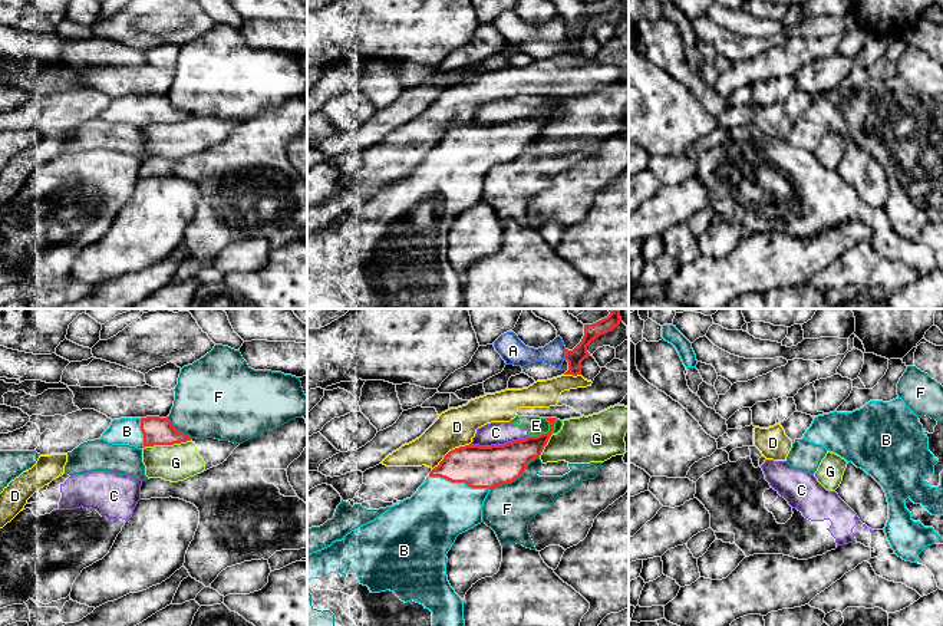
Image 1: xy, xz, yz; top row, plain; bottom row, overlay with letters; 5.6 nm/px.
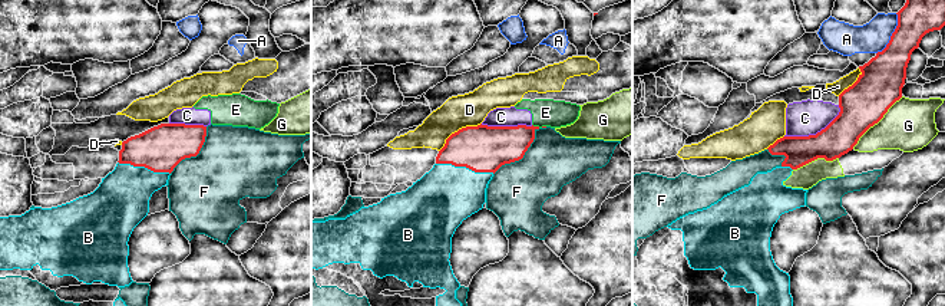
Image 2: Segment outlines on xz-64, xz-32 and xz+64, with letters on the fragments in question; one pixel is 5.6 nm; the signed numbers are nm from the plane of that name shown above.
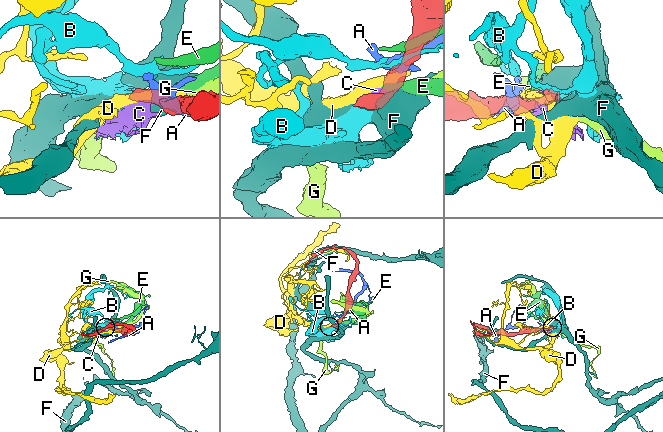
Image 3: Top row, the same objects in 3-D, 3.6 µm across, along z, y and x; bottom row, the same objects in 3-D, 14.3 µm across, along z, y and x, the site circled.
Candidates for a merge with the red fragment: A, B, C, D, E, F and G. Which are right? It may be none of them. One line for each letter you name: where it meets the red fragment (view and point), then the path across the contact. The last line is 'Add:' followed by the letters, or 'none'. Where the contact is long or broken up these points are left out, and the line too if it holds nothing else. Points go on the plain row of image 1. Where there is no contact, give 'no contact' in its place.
B: meets red in xz at (460, 160); runs through xz (480, 145), (460, 160), (452, 175), (439, 188)
Add: B

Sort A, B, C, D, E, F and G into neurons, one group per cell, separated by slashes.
A / B / C E / D / F / G

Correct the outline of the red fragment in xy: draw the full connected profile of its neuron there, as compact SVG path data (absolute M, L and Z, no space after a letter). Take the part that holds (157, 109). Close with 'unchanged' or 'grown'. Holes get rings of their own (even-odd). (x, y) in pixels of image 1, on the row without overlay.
M146 95L113 98L100 118L112 123L144 128L145 125L187 121L191 115L177 109L168 95Z; grown

